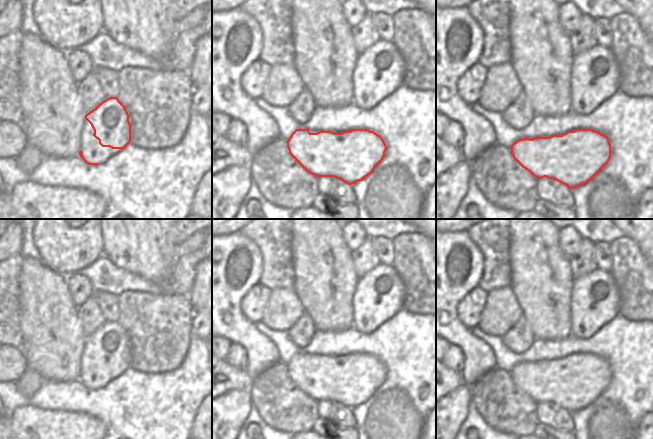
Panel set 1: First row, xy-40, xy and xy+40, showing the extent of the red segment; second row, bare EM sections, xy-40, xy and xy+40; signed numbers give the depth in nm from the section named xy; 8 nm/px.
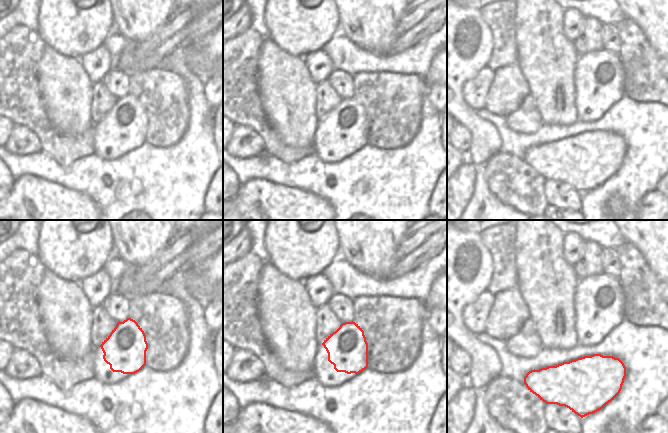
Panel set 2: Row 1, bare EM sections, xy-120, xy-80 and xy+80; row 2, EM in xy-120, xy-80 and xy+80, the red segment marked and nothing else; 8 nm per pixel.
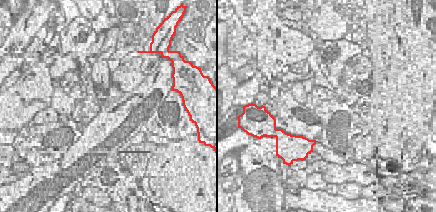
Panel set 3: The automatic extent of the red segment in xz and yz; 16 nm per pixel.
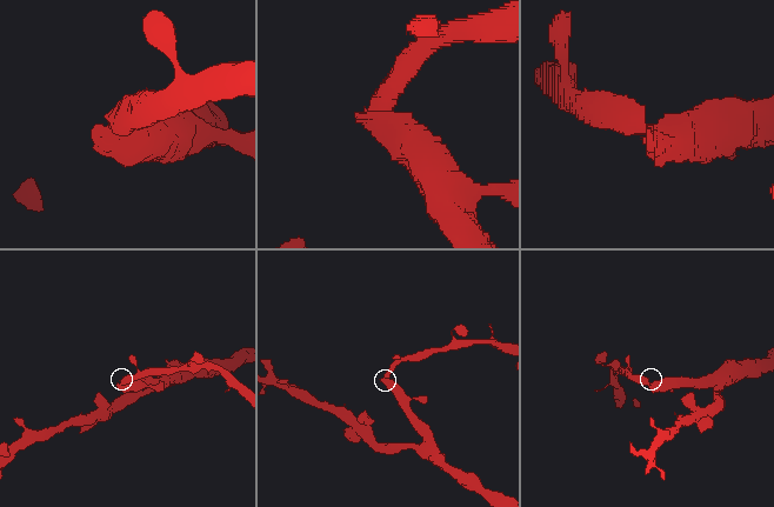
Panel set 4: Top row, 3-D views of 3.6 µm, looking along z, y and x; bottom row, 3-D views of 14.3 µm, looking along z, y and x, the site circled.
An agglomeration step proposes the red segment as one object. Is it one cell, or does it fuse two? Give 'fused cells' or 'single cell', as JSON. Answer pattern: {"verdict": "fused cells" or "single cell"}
{"verdict": "fused cells"}

